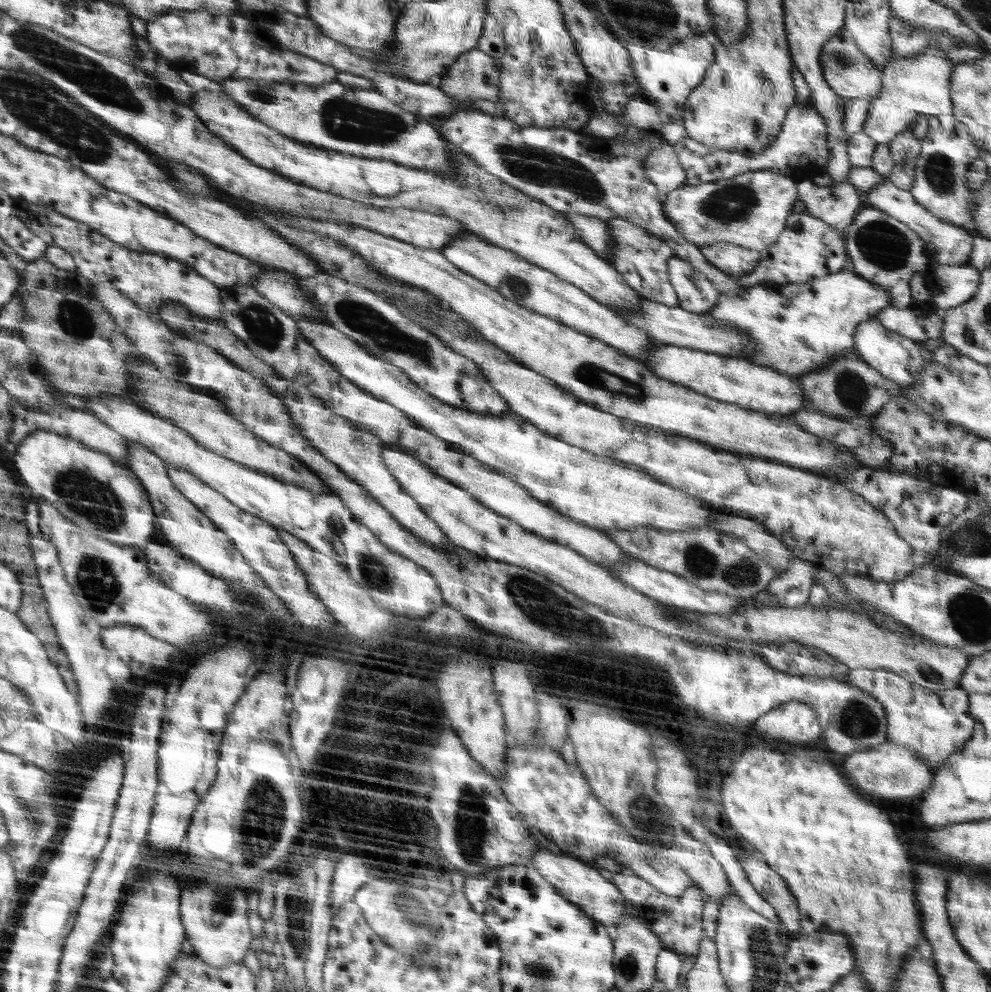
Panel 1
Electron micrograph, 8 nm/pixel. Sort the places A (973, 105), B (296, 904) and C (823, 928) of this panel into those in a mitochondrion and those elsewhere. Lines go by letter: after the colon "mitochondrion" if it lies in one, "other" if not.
A: other
B: mitochondrion
C: other

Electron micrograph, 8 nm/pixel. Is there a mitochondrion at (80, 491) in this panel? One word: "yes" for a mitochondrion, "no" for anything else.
yes

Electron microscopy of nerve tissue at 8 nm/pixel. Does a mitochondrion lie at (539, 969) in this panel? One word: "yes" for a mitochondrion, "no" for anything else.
yes

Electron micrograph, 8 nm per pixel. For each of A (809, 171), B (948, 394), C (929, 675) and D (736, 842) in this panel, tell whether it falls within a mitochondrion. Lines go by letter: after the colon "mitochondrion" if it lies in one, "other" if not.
A: other
B: other
C: other
D: other

